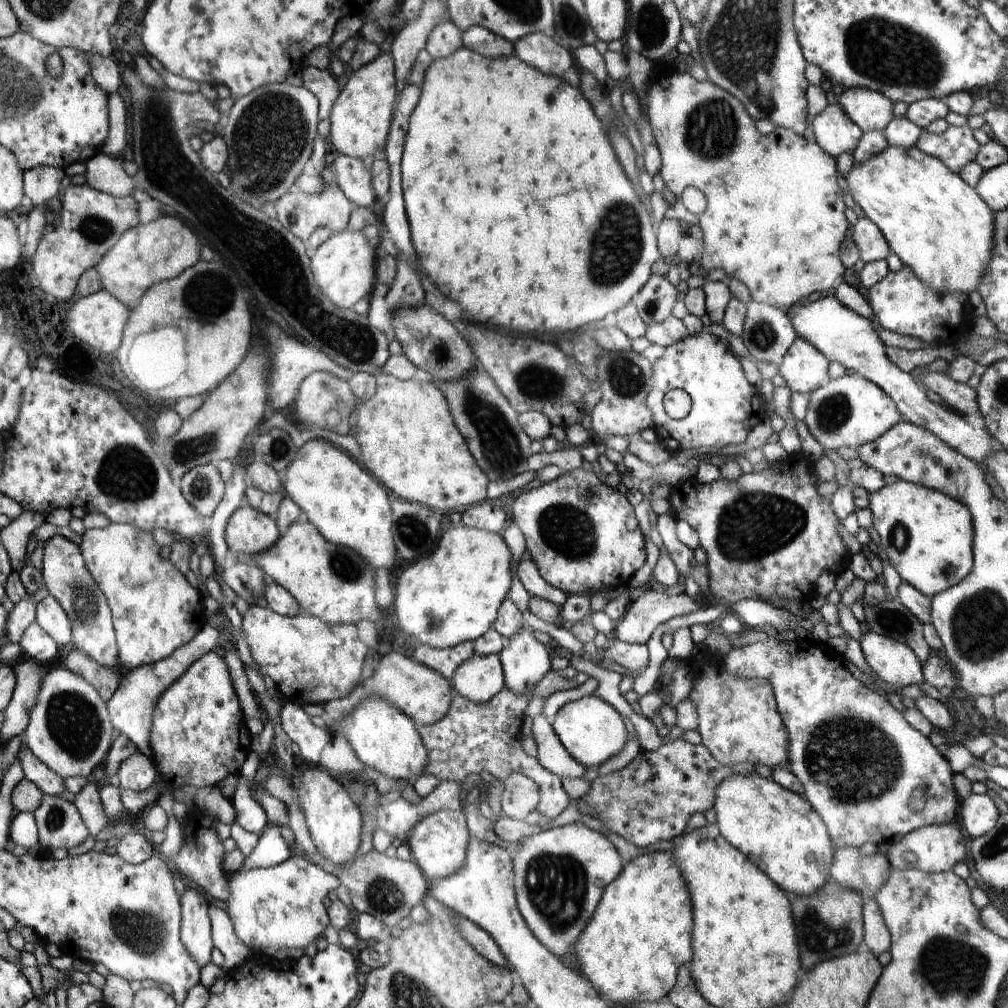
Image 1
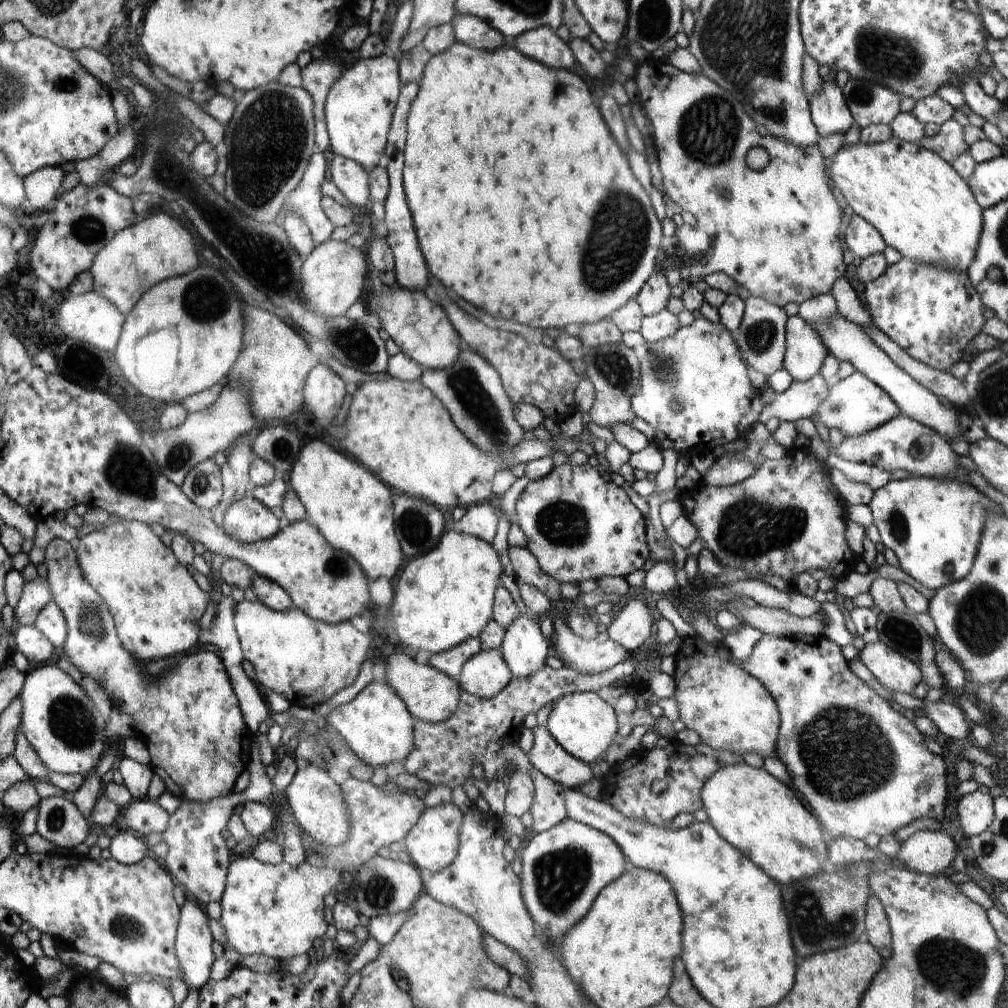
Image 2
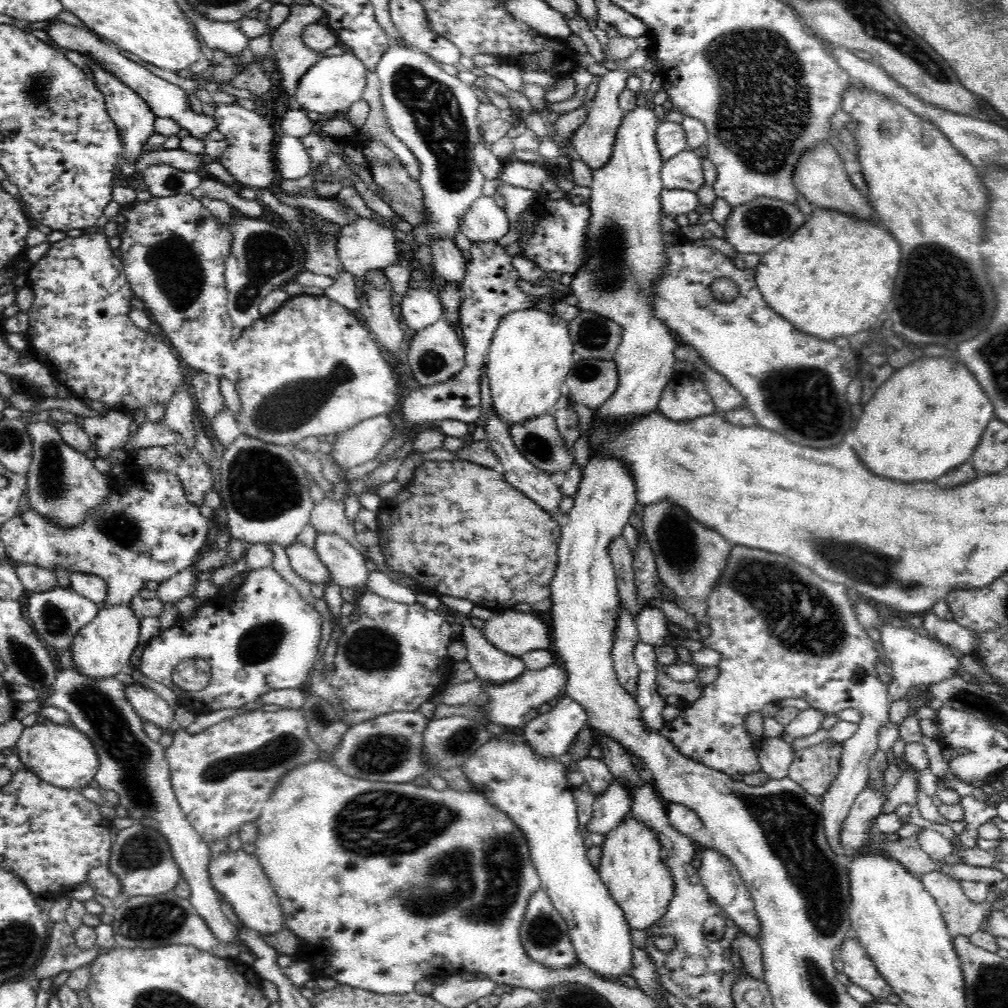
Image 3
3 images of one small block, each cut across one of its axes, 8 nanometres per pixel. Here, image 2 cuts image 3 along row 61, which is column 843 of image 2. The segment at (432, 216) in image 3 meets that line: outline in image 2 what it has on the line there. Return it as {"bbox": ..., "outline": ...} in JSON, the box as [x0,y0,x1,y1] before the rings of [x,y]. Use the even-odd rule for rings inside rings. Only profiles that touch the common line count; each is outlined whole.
{"bbox":[810,371,900,440],"outline":[[[856,371],[842,380],[829,384],[828,398],[814,410],[810,420],[827,440],[832,429],[839,430],[843,436],[860,436],[864,432],[870,432],[874,428],[894,420],[900,414],[896,402],[888,396],[885,390],[868,380],[865,374]]]}

